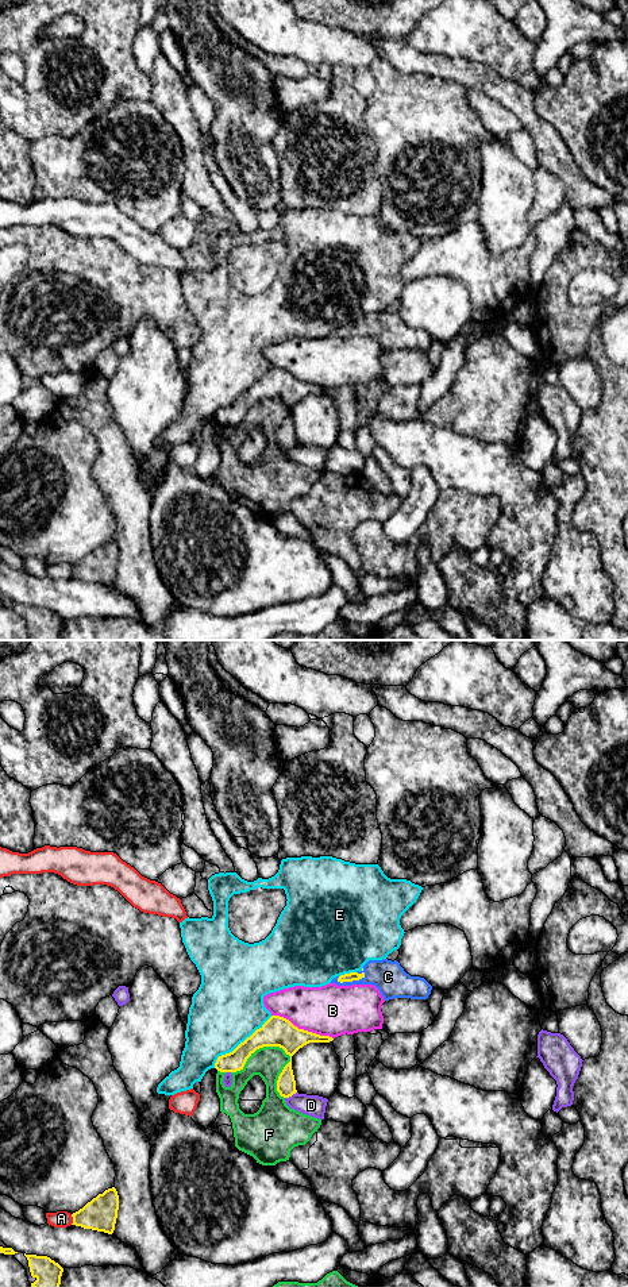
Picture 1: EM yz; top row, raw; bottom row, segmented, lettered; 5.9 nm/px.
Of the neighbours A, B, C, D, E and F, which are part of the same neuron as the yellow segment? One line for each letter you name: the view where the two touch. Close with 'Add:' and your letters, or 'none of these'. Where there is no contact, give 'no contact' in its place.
C: meets yellow in yz
Add: C

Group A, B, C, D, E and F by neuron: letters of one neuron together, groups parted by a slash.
A / B / C / D / E / F

